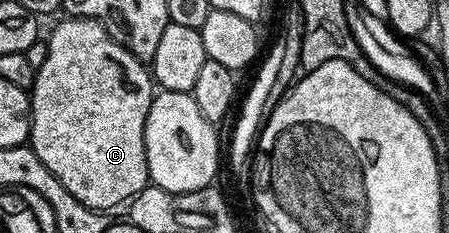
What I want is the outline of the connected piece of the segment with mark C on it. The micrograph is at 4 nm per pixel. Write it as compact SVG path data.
M63 17L63 20L52 29L51 36L46 36L45 42L47 45L45 61L36 70L35 85L29 91L31 100L29 146L31 150L37 153L37 157L45 165L45 169L49 169L49 173L53 173L53 177L57 177L57 181L61 181L61 185L65 185L65 189L69 189L69 193L73 193L73 197L77 197L77 201L81 201L86 207L92 207L94 211L110 212L110 207L115 207L118 203L123 202L123 204L126 204L134 199L149 183L147 154L145 153L145 121L153 98L153 90L151 91L153 76L145 66L144 60L139 59L133 53L129 53L129 49L125 49L117 41L113 41L113 37L109 37L109 33L103 28L103 24L98 23L95 19Z

